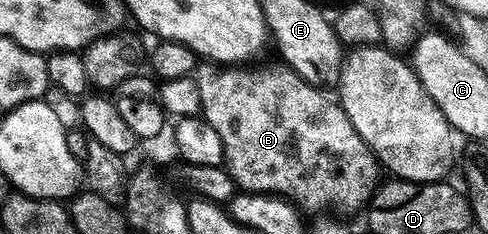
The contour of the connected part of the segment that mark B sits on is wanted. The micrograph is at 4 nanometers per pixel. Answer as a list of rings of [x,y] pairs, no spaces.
[[[200,63],[194,74],[202,94],[201,114],[222,139],[224,165],[237,190],[279,195],[304,211],[328,211],[331,205],[361,208],[378,184],[378,162],[362,135],[354,131],[354,123],[350,123],[339,100],[331,101],[323,88],[303,81],[293,69],[279,67],[254,73],[248,68]]]

